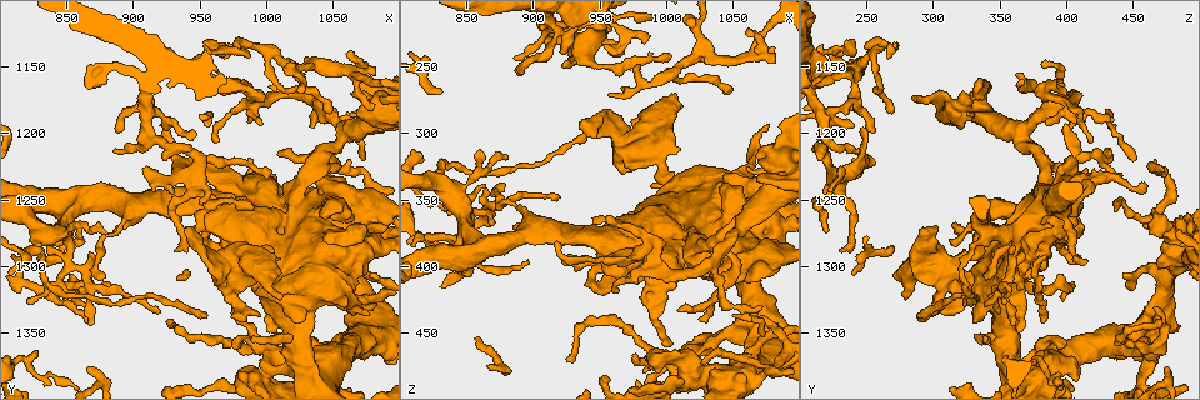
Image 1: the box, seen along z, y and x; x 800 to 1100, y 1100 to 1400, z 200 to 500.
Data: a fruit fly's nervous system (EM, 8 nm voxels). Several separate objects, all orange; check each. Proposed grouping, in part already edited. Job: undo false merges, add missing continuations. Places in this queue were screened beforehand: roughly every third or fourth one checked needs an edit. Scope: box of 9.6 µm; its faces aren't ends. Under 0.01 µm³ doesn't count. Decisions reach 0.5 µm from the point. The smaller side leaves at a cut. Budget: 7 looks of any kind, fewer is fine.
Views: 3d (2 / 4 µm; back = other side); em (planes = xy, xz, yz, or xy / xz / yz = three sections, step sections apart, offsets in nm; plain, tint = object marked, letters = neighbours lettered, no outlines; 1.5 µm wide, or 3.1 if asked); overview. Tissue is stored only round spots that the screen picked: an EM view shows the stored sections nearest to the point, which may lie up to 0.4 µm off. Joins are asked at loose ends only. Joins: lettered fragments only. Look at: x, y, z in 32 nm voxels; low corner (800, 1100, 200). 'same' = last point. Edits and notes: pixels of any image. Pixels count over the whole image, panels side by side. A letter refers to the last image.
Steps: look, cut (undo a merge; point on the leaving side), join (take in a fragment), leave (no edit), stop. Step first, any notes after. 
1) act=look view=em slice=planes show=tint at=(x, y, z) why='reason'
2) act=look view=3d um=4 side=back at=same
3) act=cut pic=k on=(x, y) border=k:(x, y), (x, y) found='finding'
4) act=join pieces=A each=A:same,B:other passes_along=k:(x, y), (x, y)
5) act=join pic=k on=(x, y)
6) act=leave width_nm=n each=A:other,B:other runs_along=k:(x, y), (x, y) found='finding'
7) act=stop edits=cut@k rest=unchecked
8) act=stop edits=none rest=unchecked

act=look view=3d um=4 side=back at=(1026, 1228, 470) why='long arm stops here'

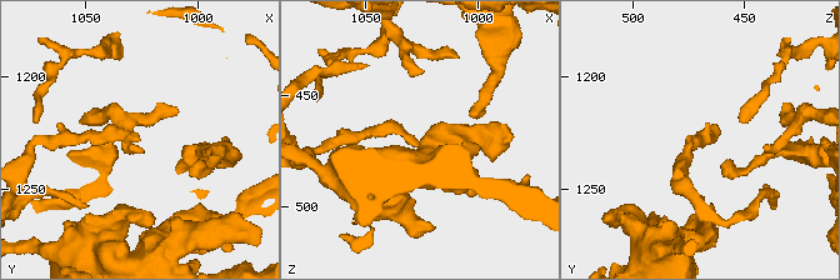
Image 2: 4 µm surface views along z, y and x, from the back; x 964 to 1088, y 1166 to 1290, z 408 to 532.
act=look view=em slice=planes show=plain at=(1027, 1229, 471)

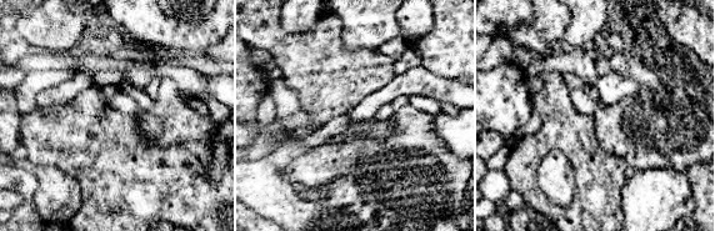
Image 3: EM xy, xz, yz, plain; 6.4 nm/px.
act=look view=em slice=planes show=letters at=same

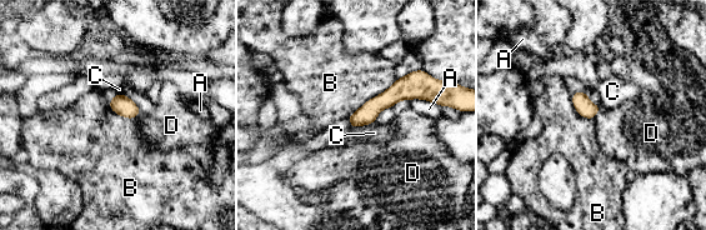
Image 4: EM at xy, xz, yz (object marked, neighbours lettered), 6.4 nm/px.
act=leave each=A:other,B:other,C:other,D:other border=4:(399, 78), (348, 116) found='no lettered fragment goes on from it'

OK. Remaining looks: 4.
act=look view=3d um=2 at=(956, 1250, 220) why='a fork'

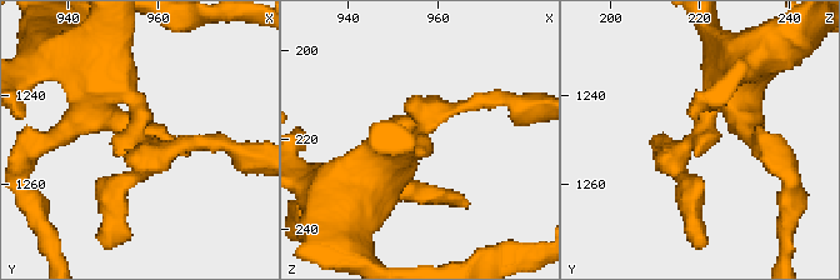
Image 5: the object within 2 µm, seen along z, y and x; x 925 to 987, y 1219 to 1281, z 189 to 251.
act=look view=em slice=planes show=tint at=(955, 1249, 220)

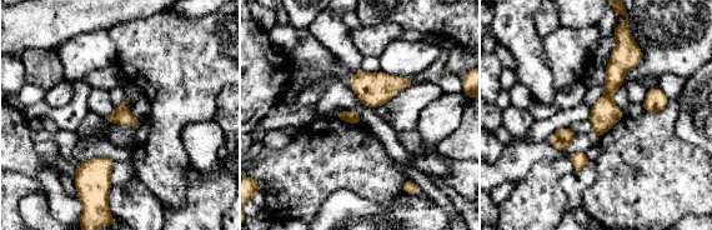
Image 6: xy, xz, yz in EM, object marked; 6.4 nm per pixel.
act=look view=em slice=planes show=letters at=same

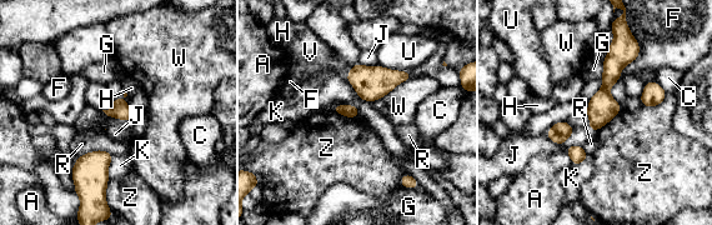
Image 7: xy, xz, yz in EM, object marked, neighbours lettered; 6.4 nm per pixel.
act=leave longest_contact=F:320nm each=A:other,C:other,F:other,G:other,H:other,J:other,K:other,R:other,U:other,V:other,W:other,Z:other border=7:(355, 105), (334, 105), (331, 108) found='all the same neuron'

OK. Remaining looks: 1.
act=look view=em slice=planes show=letters at=(1056, 1198, 366) why='side arm on a straight run'

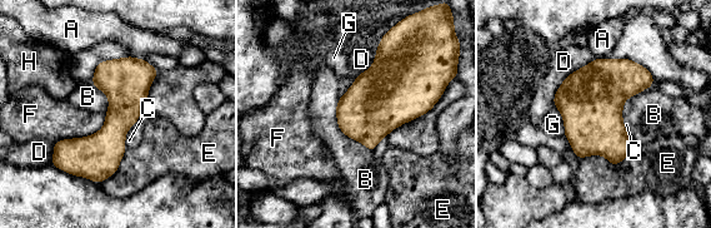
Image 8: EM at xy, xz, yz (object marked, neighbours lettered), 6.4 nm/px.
act=leave width_nm=280 each=A:other,B:other,C:other,D:other,E:other,F:other,G:other,H:other border=8:(339, 98), (338, 127), (371, 152) found='one neuron here'

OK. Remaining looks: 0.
act=stop edits=none rest=unchecked

